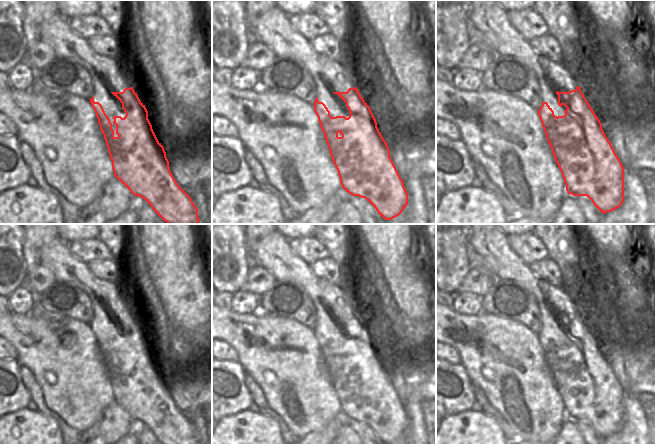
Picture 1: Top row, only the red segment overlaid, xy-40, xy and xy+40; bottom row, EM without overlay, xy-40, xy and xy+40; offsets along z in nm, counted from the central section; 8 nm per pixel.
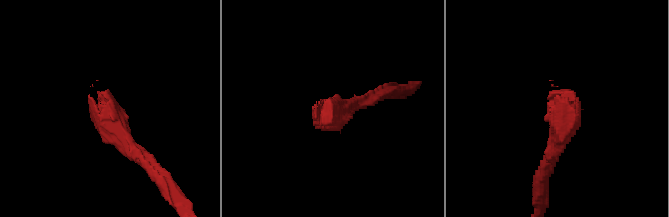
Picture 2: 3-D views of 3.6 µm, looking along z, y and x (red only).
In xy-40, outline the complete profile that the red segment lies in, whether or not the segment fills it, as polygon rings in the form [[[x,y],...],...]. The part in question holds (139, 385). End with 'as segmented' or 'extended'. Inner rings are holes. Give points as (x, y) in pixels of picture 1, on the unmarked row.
[[[55,238],[49,244],[45,244],[40,249],[40,266],[45,266],[51,270],[56,277],[56,282],[73,284],[83,290],[88,295],[93,308],[95,308],[97,304],[100,304],[108,315],[122,327],[122,333],[126,337],[125,341],[122,342],[121,340],[114,340],[114,345],[111,347],[102,329],[99,326],[95,326],[93,320],[90,323],[90,327],[96,337],[100,353],[104,359],[104,363],[108,371],[108,377],[112,385],[114,400],[134,420],[143,422],[162,444],[200,444],[198,441],[198,433],[194,429],[191,421],[178,409],[170,395],[169,385],[166,381],[164,371],[158,365],[152,353],[145,329],[140,325],[137,317],[132,311],[132,307],[125,289],[122,286],[115,286],[113,282],[107,282],[97,278],[88,269],[88,264],[85,264],[79,260],[68,249],[68,242],[65,242],[59,238]]] | extended

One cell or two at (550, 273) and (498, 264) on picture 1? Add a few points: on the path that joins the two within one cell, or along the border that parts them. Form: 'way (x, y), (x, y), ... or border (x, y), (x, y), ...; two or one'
border (529, 266), (539, 277), (551, 284); two

